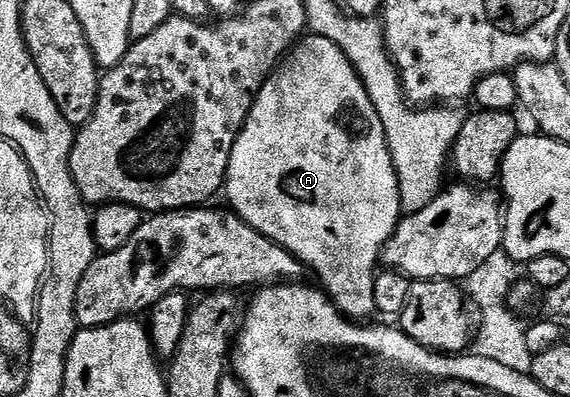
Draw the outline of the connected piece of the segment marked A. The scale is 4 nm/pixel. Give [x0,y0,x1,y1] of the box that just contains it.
[225,34,401,320]

